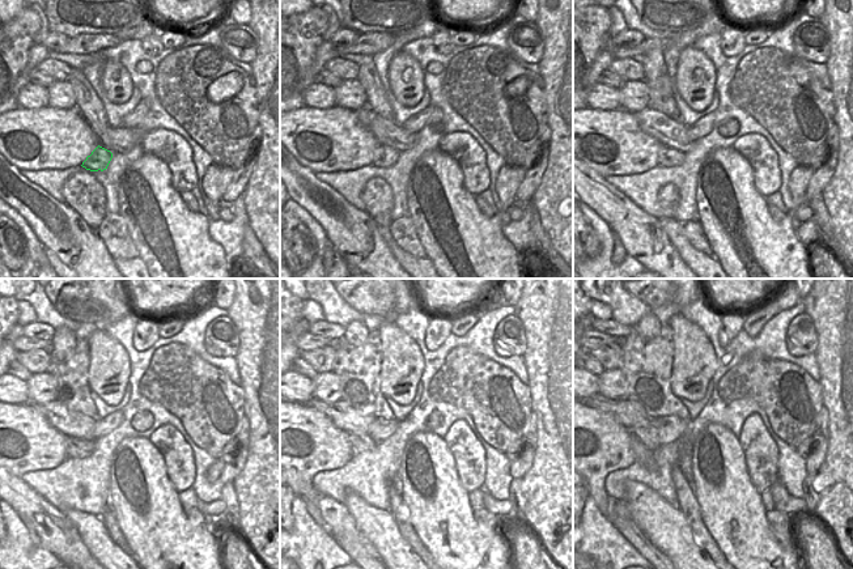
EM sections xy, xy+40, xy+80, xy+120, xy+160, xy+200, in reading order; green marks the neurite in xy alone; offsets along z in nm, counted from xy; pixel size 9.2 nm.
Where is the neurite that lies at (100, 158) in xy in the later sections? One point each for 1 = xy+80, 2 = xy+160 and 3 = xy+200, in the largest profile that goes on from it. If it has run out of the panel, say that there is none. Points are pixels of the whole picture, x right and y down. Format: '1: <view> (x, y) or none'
1: xy+80 (667, 156)
2: xy+160 (380, 429)
3: xy+200 (661, 431)

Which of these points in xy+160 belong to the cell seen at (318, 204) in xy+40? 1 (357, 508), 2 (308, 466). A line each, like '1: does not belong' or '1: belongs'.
1: does not belong
2: does not belong

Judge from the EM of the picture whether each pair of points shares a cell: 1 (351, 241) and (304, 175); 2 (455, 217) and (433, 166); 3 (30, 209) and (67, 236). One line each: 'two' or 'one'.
1: one
2: one
3: one

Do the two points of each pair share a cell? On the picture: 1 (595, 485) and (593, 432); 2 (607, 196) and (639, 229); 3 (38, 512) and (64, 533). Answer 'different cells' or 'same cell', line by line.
1: same cell
2: same cell
3: same cell

